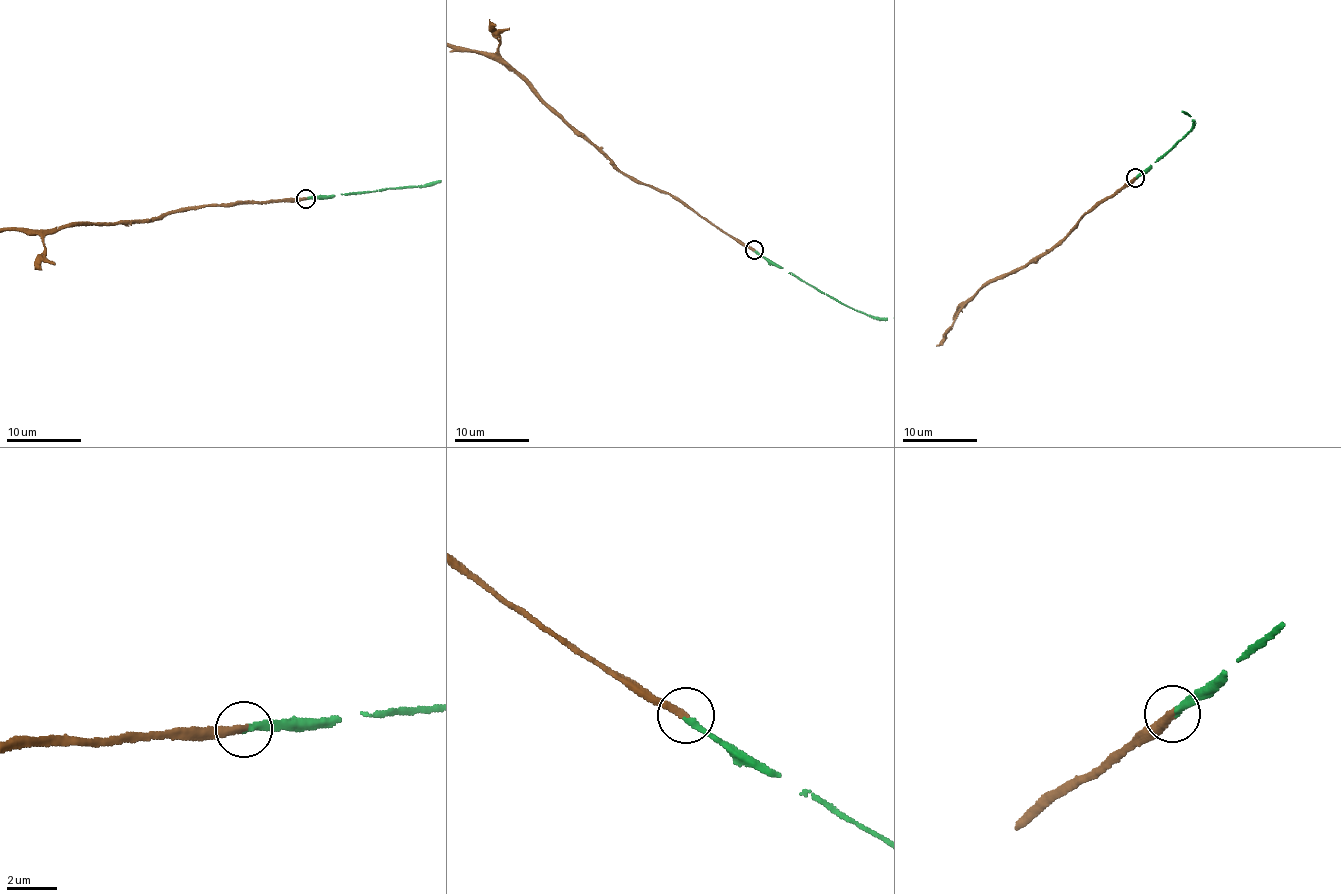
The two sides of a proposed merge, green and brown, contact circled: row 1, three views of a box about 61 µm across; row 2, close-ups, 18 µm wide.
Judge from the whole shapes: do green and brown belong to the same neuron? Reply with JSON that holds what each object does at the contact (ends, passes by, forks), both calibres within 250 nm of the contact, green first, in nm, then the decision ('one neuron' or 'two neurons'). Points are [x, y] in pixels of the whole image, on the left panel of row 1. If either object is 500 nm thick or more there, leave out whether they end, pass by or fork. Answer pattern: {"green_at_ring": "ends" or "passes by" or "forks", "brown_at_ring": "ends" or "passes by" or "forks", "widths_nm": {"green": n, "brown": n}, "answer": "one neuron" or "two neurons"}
{"green_at_ring": "ends", "brown_at_ring": "ends", "widths_nm": {"green": 240, "brown": 300}, "answer": "one neuron"}

